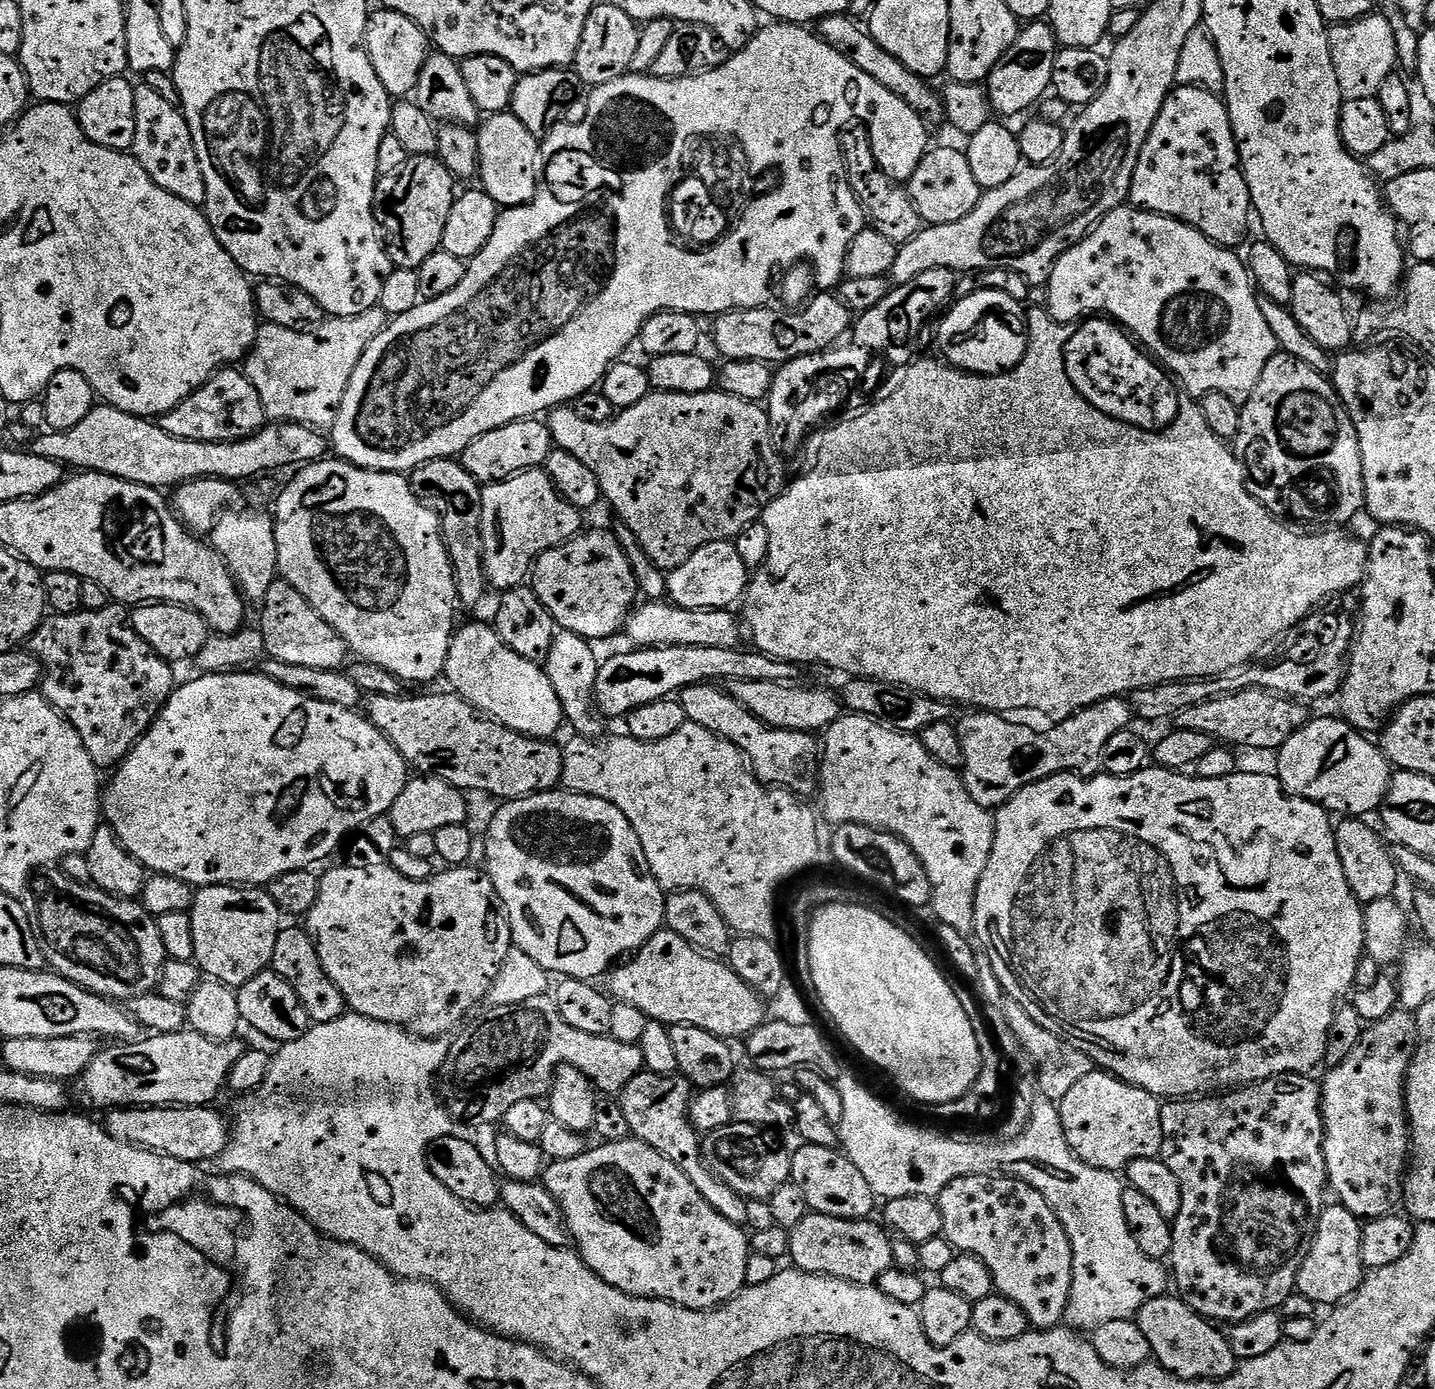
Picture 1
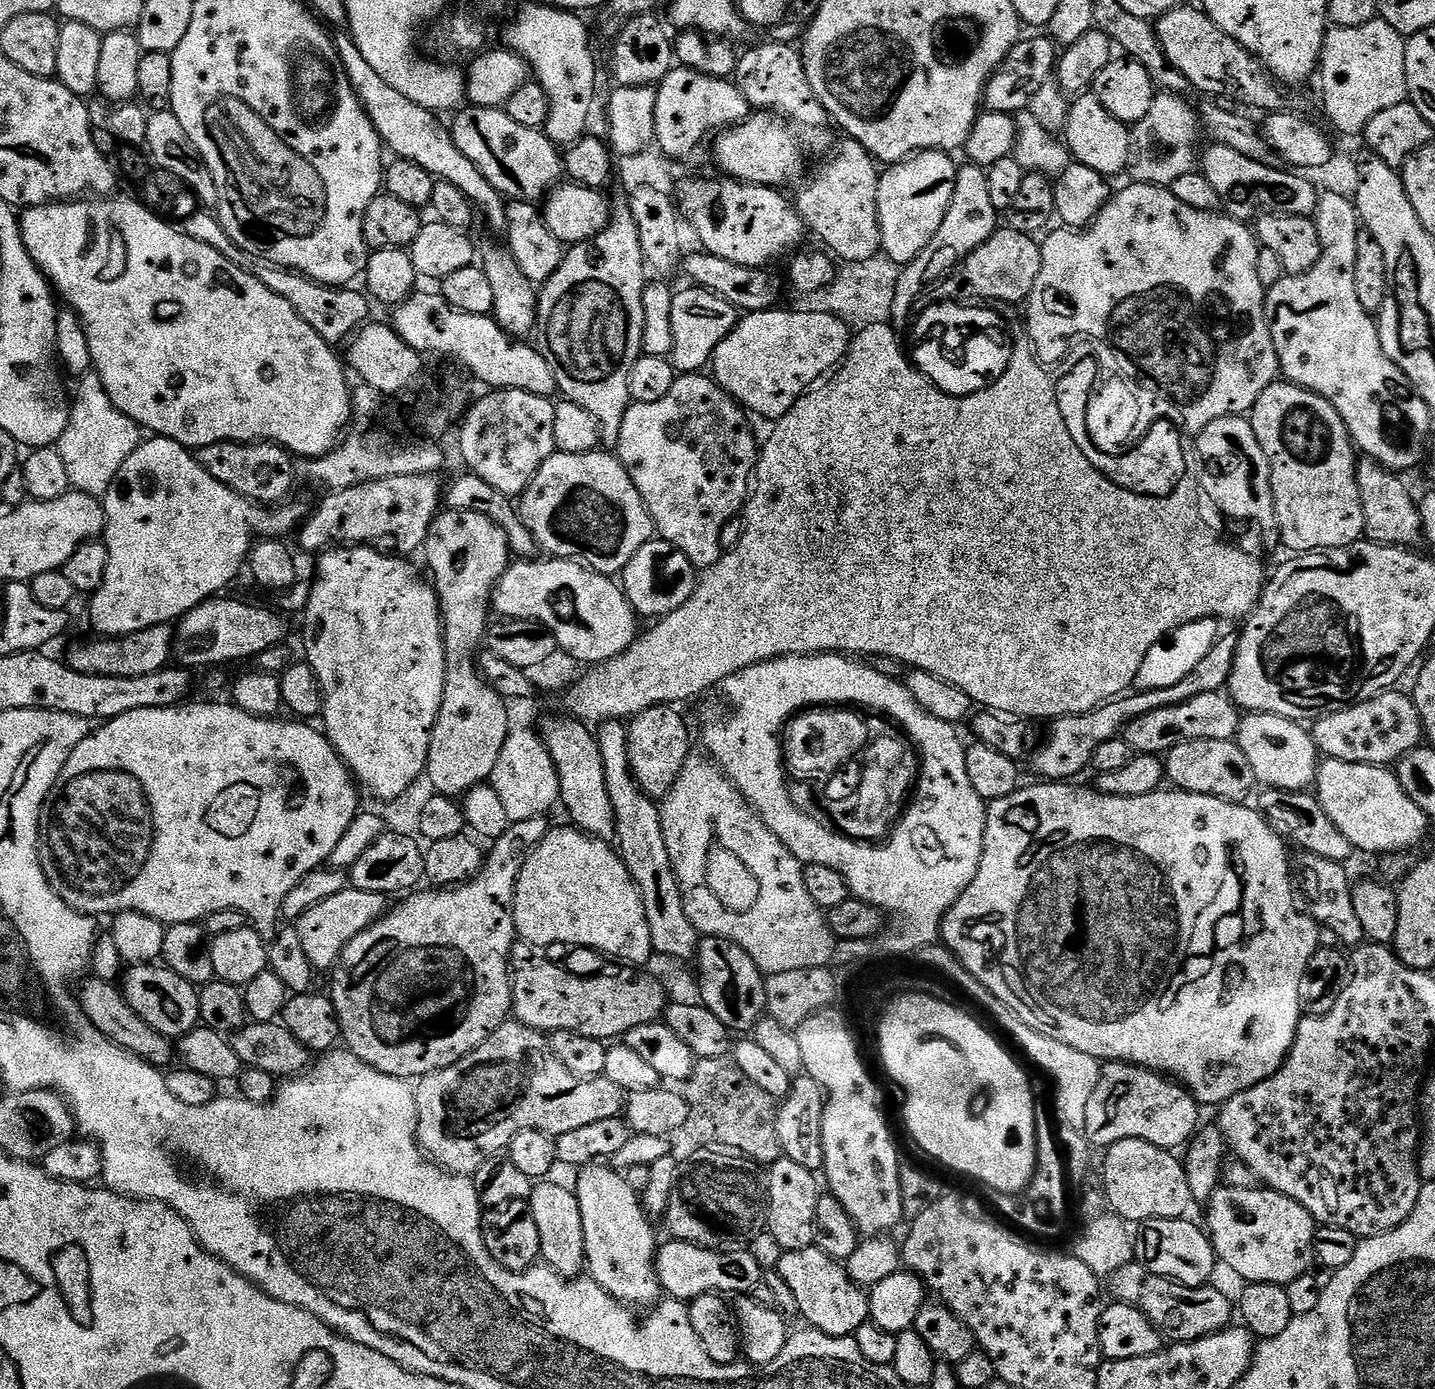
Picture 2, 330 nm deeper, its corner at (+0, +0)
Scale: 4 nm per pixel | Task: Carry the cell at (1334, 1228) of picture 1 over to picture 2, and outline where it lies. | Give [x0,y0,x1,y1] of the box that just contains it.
[1206,1186,1318,1286]

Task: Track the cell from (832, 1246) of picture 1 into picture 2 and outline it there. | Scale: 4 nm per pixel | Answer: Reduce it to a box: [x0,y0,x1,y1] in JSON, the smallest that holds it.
[775,1246,869,1336]

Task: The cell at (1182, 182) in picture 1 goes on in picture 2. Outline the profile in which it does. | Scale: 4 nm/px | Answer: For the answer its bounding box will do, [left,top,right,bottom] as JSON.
[1062,94,1134,178]

